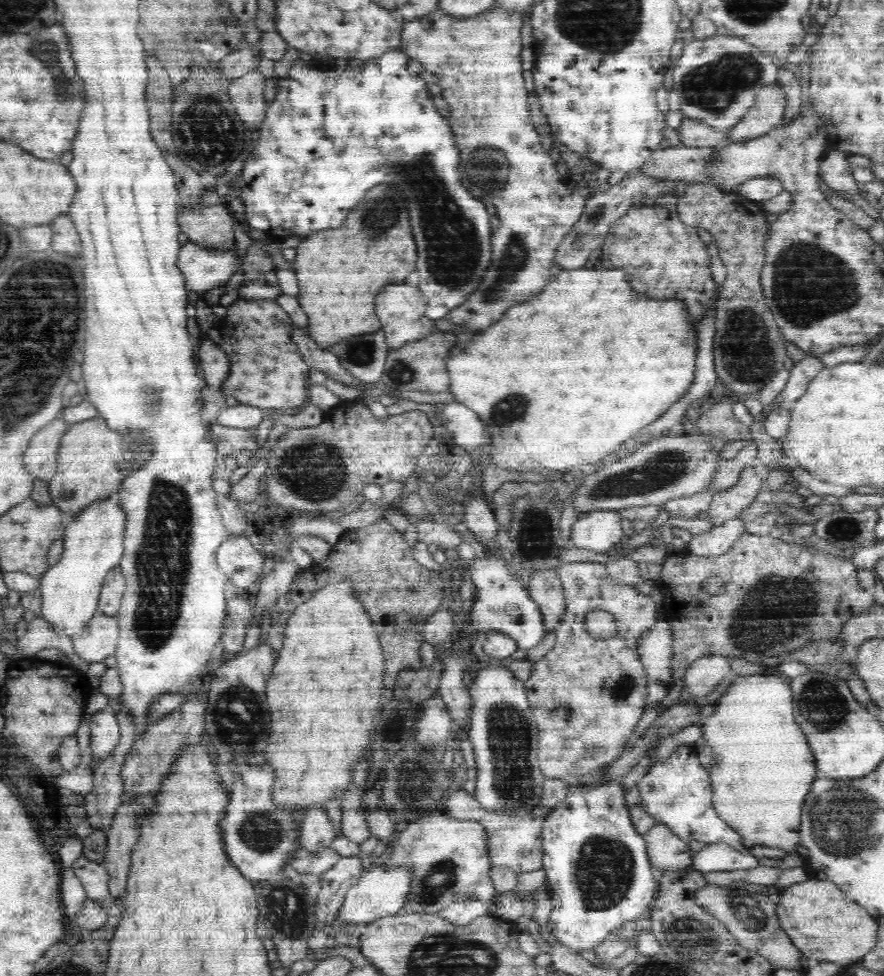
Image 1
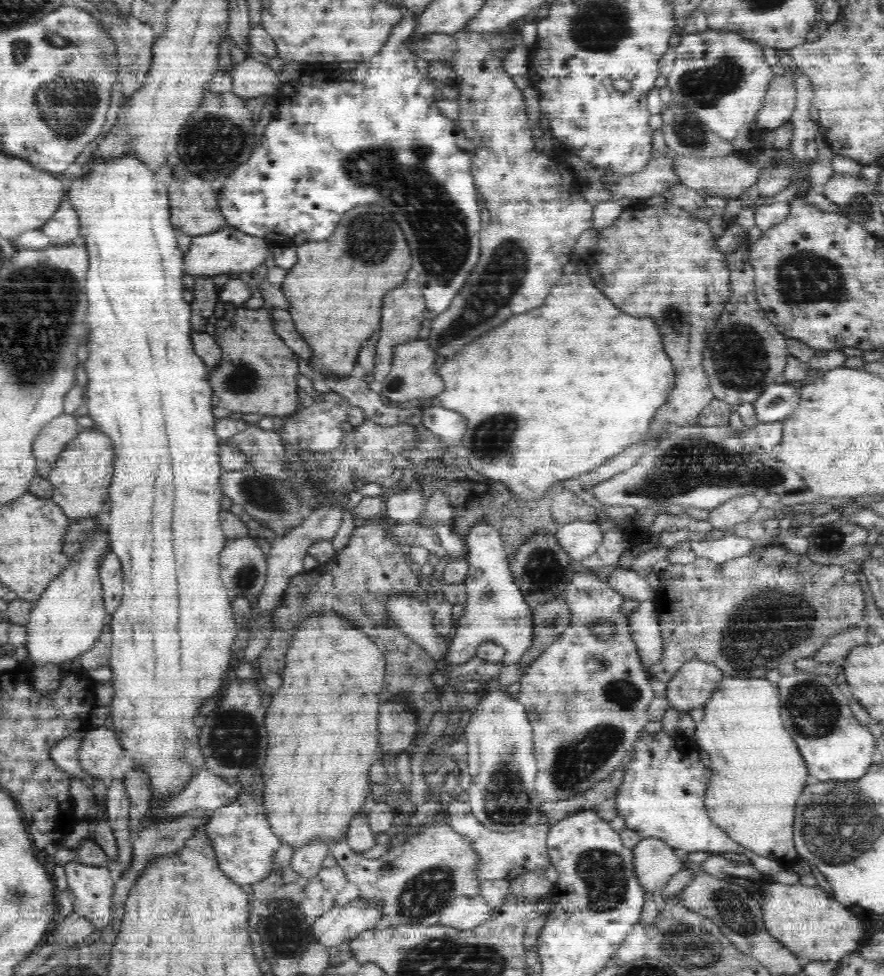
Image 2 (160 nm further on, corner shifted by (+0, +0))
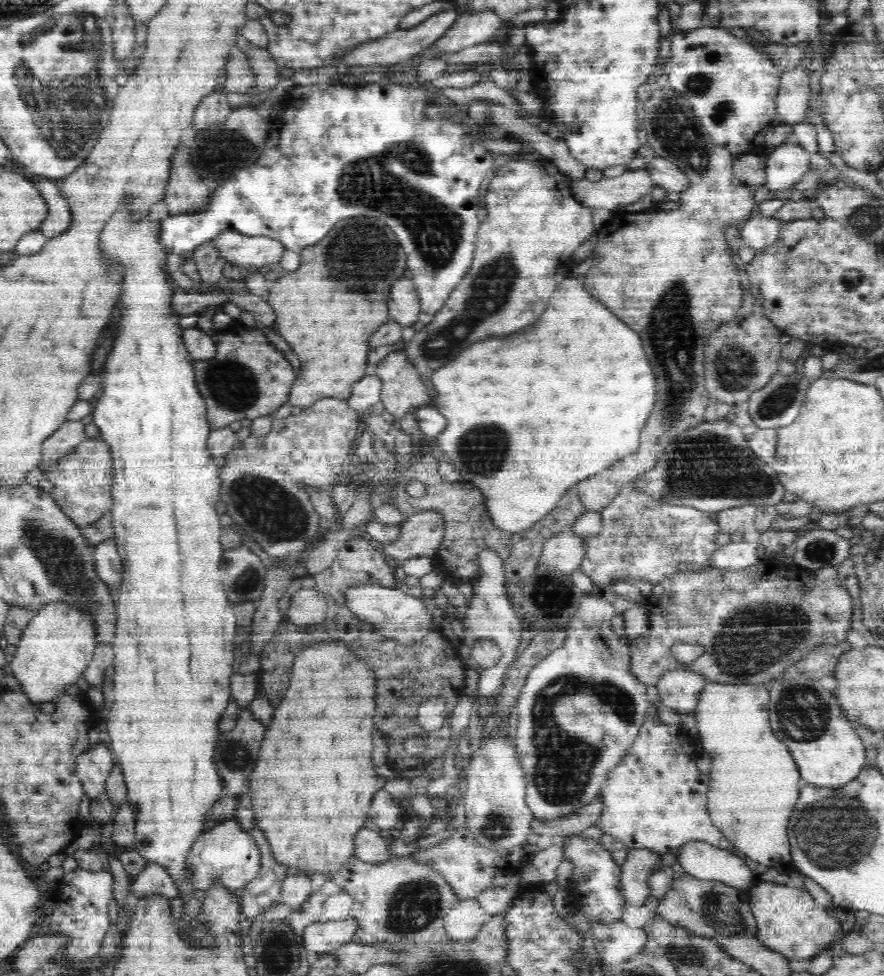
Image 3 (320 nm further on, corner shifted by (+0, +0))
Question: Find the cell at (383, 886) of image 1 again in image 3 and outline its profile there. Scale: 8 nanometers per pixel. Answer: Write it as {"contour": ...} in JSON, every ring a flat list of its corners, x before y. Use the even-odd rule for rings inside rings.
{"contour":[[354,916,310,924,301,935,303,947,318,954,334,953,343,944,352,941,352,936,361,928]]}

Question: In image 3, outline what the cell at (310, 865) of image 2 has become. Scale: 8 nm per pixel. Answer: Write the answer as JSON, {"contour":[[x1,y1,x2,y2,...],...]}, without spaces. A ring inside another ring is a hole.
{"contour":[[289,873,282,882,279,902,286,911,300,910,302,904,312,896,310,873]]}

